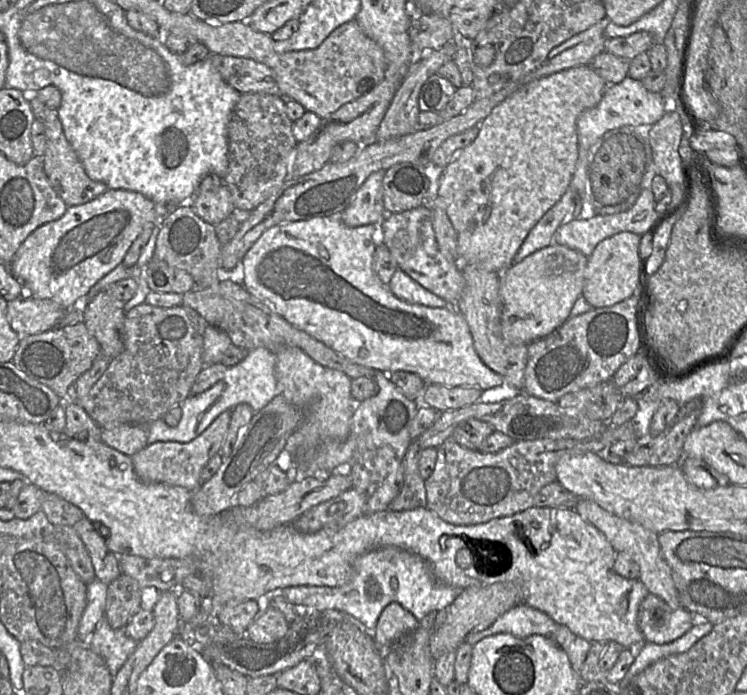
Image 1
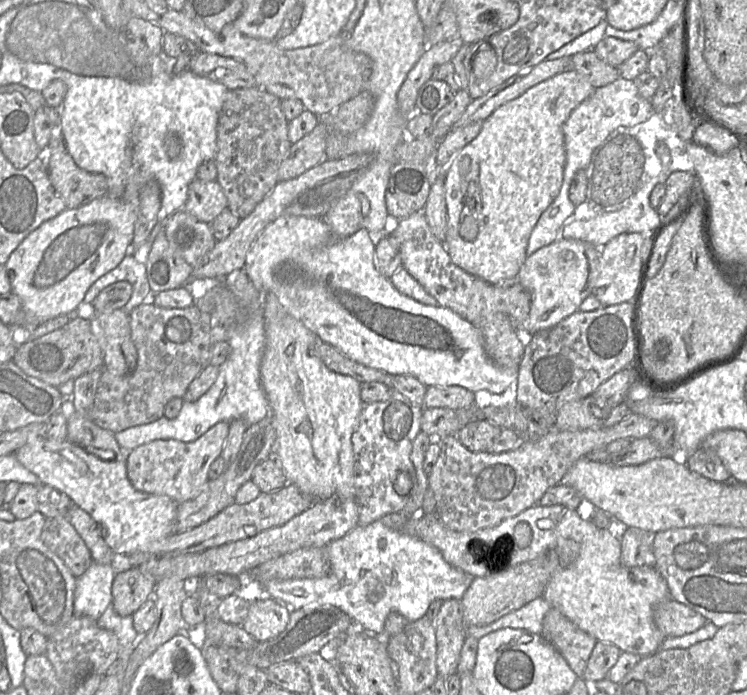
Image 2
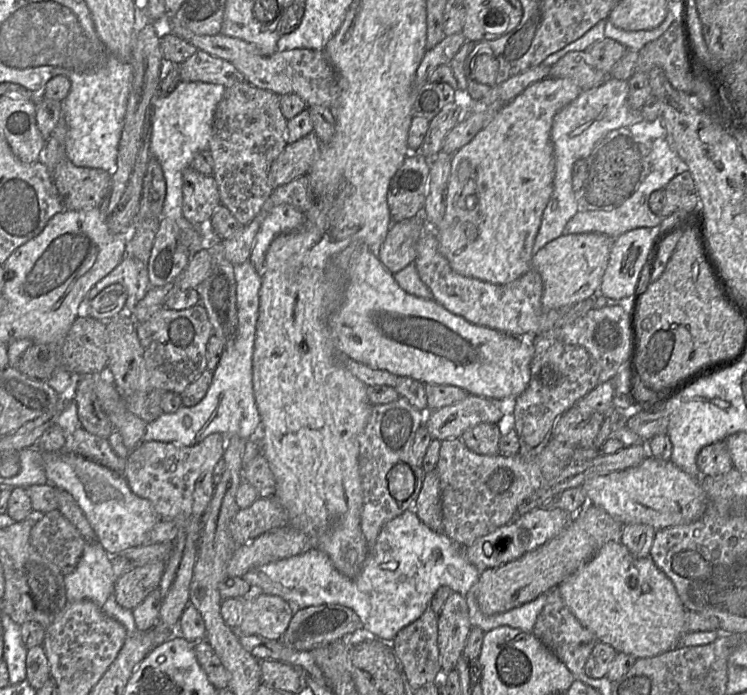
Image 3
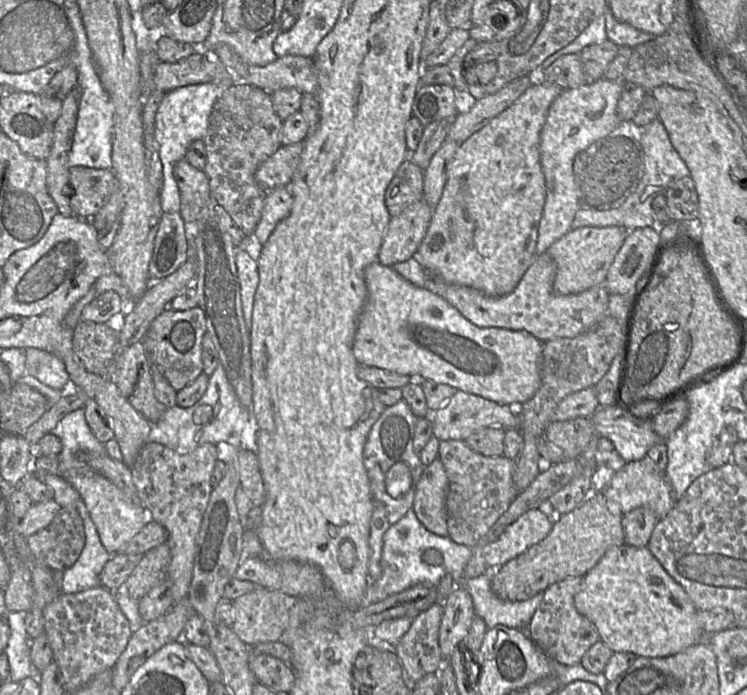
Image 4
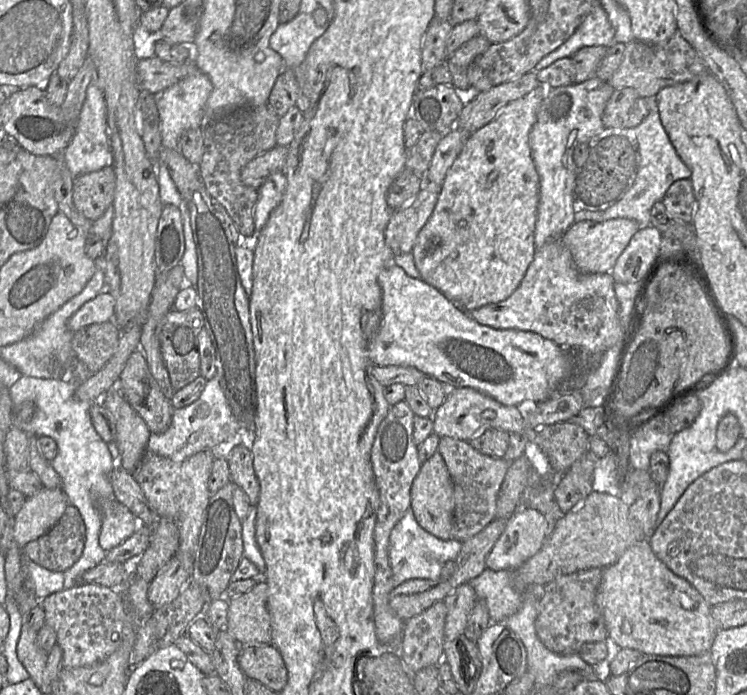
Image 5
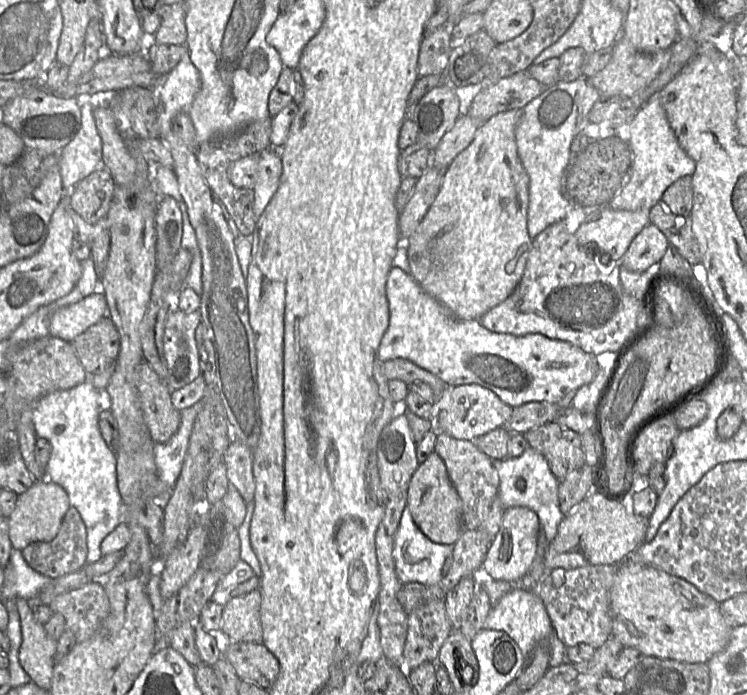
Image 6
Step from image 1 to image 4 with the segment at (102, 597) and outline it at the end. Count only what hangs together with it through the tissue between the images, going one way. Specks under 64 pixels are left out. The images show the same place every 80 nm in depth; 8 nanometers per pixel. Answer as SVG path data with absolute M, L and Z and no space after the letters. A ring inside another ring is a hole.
M81 498L76 502L76 508L83 519L85 530L85 545L77 561L66 571L53 571L54 580L64 594L72 594L97 586L100 583L100 573L110 559L110 553L102 545L97 528Z

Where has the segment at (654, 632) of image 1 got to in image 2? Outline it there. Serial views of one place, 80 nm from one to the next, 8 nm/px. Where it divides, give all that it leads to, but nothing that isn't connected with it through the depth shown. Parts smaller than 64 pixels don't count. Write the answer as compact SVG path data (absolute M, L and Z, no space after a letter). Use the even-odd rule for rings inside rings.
M674 599L654 608L654 621L665 637L680 637L695 632L708 621L705 617Z

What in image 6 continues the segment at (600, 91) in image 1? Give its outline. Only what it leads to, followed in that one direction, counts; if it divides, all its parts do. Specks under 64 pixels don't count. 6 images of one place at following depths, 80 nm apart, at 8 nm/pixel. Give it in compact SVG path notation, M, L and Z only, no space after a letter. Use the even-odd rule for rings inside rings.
M522 109L498 113L480 124L472 143L450 164L441 189L411 236L402 243L408 250L410 275L429 295L463 320L479 320L507 299L522 279L532 249L527 228L529 176L519 158L515 130Z

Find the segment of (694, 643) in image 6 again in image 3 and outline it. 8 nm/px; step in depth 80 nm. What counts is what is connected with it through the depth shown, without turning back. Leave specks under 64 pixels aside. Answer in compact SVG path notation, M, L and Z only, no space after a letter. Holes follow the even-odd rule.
M612 540L604 544L600 550L586 564L578 569L567 579L563 580L558 586L562 599L567 607L577 618L577 620L587 629L589 629L600 642L612 646L618 653L624 653L634 656L636 659L654 657L663 654L669 650L678 647L680 638L687 631L686 608L683 606L672 581L656 566L650 556L645 558L635 558L619 540Z

